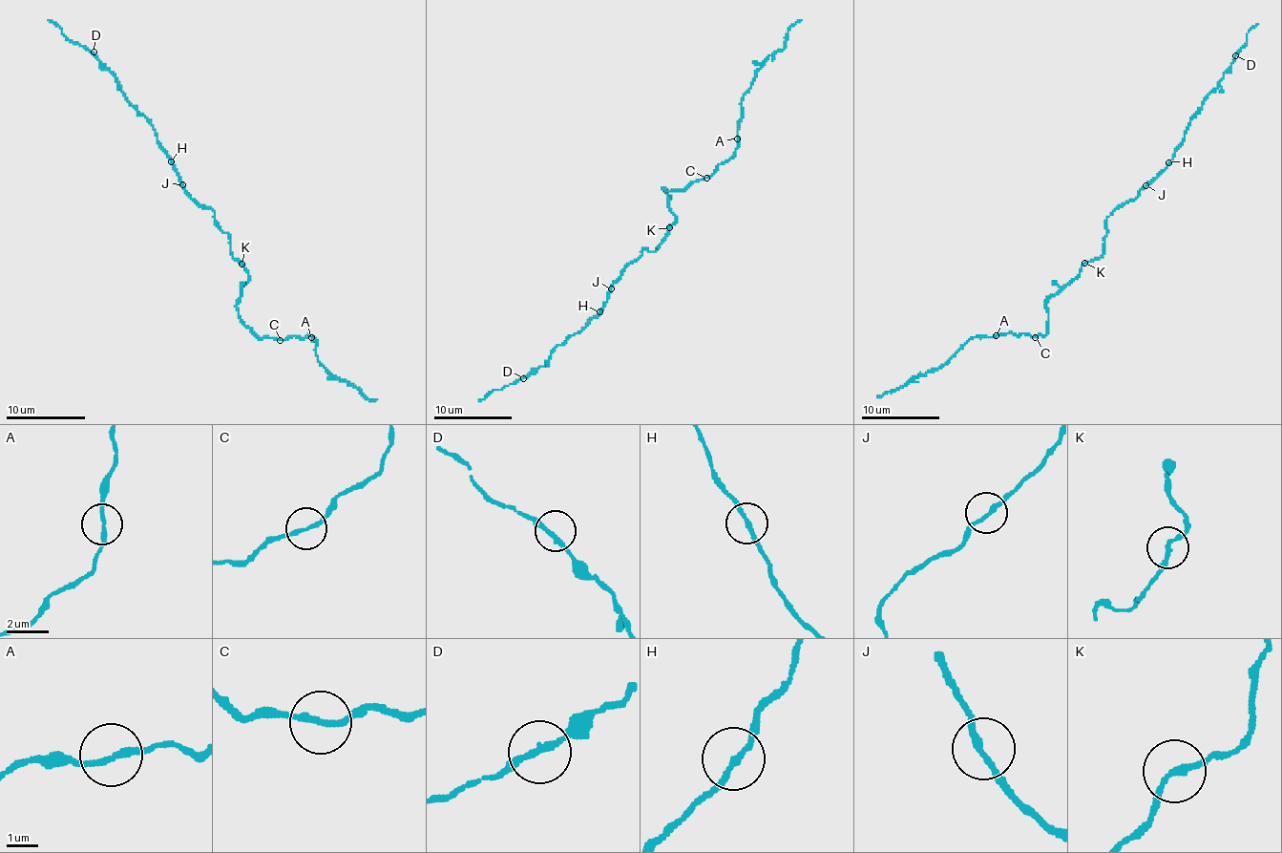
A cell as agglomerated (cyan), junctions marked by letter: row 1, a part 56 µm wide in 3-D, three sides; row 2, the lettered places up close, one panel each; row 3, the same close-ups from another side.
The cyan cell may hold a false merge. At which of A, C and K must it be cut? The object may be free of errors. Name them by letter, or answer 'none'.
none

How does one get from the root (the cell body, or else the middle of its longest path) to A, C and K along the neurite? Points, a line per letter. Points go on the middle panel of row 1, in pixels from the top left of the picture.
A: (662, 242), (675, 223), (669, 197), (663, 189), (683, 191), (694, 181), (708, 178), (733, 154), (737, 138)
C: (662, 242), (675, 223), (669, 197), (663, 189), (683, 191), (694, 181), (706, 178)
K: (662, 242), (669, 228)

